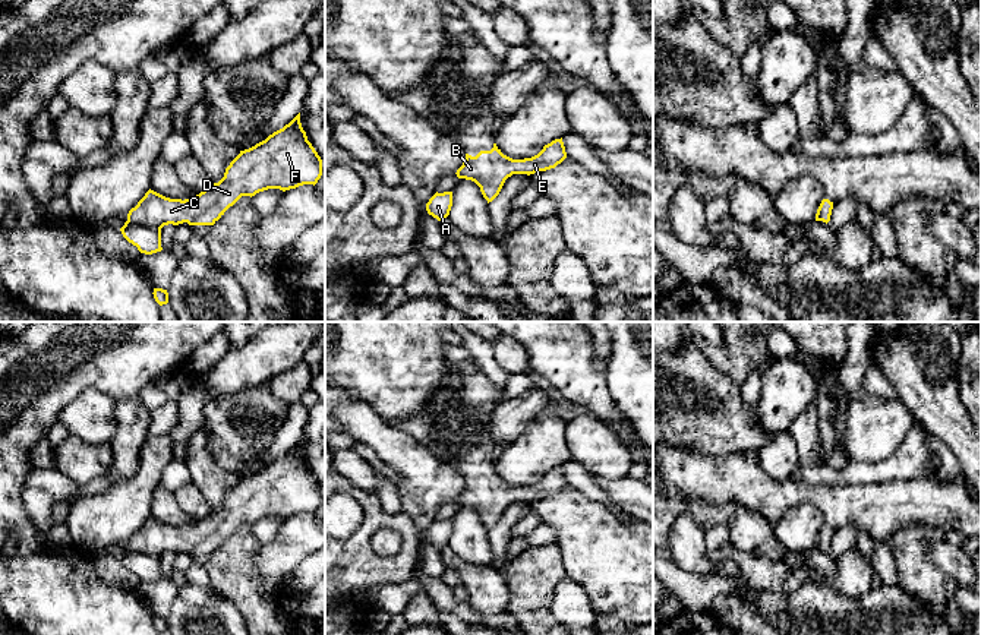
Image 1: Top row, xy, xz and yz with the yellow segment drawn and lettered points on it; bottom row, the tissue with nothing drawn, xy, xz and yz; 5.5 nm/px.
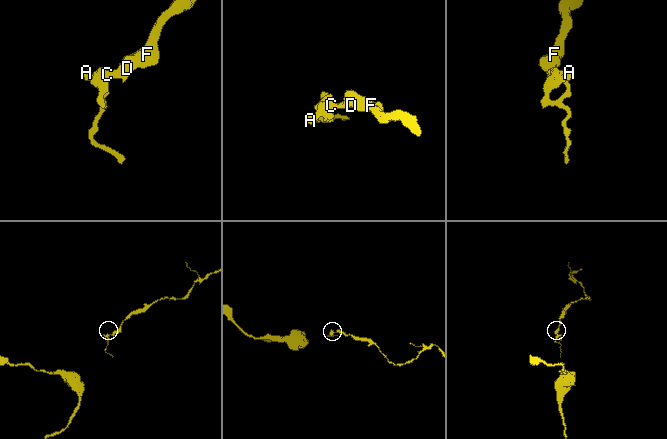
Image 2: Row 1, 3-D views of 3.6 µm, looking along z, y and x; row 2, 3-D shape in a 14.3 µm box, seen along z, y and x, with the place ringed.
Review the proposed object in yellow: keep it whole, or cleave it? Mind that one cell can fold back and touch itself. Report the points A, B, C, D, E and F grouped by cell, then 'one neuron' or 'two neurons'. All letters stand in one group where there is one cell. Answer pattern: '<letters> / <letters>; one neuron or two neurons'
A B C D E F; one neuron

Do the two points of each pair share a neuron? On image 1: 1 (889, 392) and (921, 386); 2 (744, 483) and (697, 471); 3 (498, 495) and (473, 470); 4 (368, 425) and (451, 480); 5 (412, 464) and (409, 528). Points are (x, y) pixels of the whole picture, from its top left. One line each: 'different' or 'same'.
1: different
2: same
3: same
4: same
5: different

